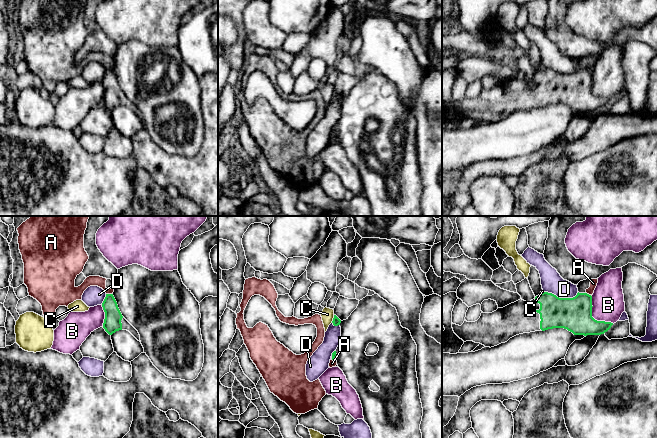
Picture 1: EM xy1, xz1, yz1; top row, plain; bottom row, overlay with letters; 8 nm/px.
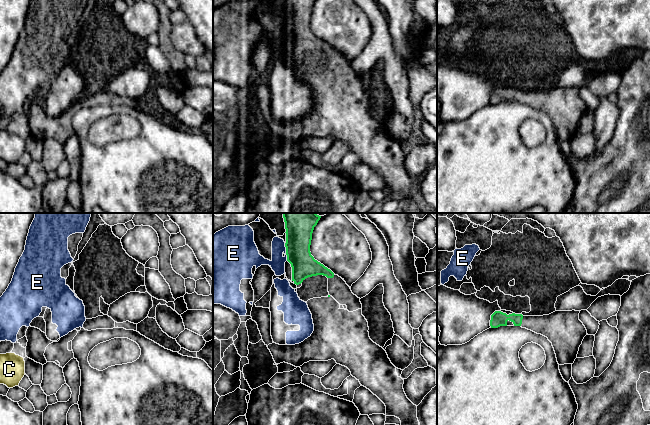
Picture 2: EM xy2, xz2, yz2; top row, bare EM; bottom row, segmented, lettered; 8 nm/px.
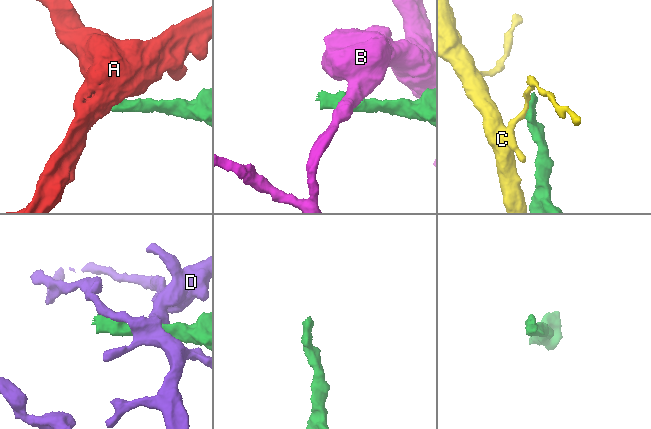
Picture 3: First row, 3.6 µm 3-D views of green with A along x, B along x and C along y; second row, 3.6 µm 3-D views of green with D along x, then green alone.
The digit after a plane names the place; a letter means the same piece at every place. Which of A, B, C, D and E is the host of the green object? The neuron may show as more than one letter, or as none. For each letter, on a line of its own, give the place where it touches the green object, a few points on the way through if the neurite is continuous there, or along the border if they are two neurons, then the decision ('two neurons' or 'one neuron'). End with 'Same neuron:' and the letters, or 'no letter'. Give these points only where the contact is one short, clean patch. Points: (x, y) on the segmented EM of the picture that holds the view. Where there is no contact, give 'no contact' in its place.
A: meets green in xy1 at (109, 294); border along xy1 (106, 293), (112, 294); two neurons
B: meets green in yz1 at (592, 317); border along yz1 (591, 296), (592, 316), (597, 320), (613, 323); two neurons
C: meets green in xz1 at (333, 319); border along xz1 (334, 315), (331, 322); two neurons
D: meets green in yz1 at (561, 298); two neurons
E: meets green in xz2 at (286, 252); two neurons
Same neuron: no letter

